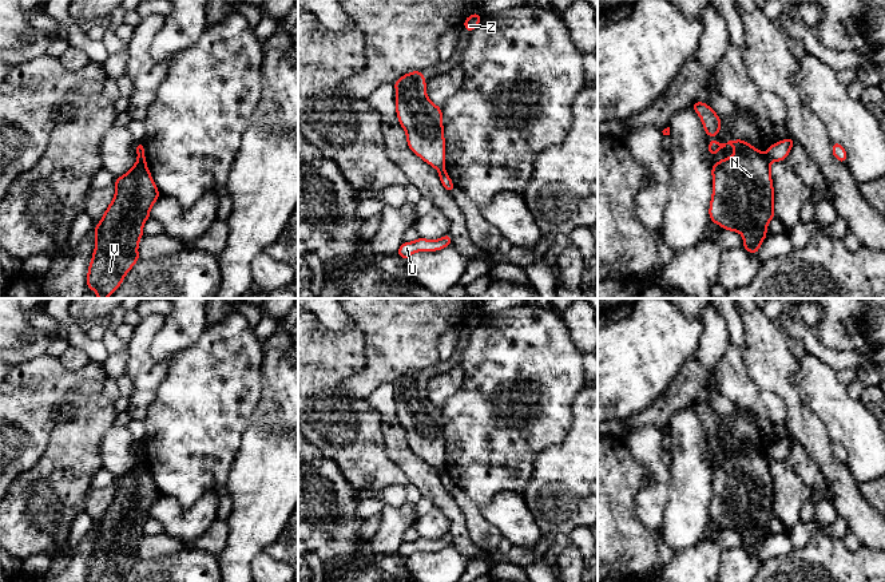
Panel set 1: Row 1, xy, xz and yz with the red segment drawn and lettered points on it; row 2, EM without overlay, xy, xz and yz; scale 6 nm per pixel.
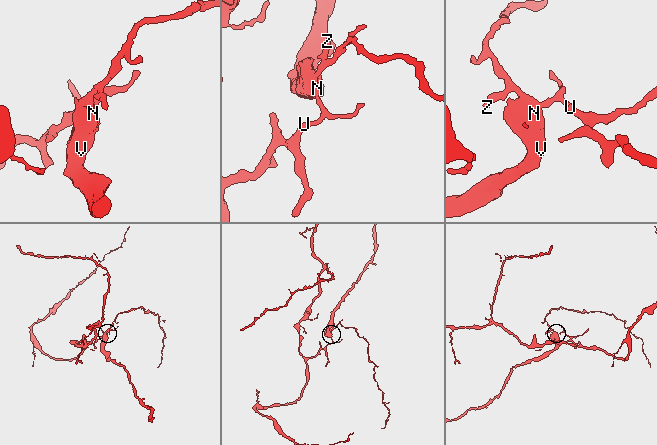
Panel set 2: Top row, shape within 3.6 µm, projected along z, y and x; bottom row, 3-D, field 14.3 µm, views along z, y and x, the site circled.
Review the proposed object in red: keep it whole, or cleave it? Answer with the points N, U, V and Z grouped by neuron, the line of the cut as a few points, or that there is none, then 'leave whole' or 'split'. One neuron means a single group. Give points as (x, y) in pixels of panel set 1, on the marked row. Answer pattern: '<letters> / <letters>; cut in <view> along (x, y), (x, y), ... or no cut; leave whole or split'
N V Z / U; cut in xz along (444, 167), (439, 170); split

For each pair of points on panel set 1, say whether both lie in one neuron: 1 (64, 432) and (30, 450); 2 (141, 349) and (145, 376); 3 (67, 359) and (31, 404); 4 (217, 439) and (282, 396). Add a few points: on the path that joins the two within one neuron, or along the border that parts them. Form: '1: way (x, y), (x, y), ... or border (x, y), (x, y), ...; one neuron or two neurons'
1: border (60, 411), (44, 452), (31, 467); two neurons
2: way (141, 356), (142, 369); one neuron
3: border (59, 359), (70, 369), (79, 369), (90, 361); two neurons
4: border (261, 385), (261, 399), (239, 444); two neurons

